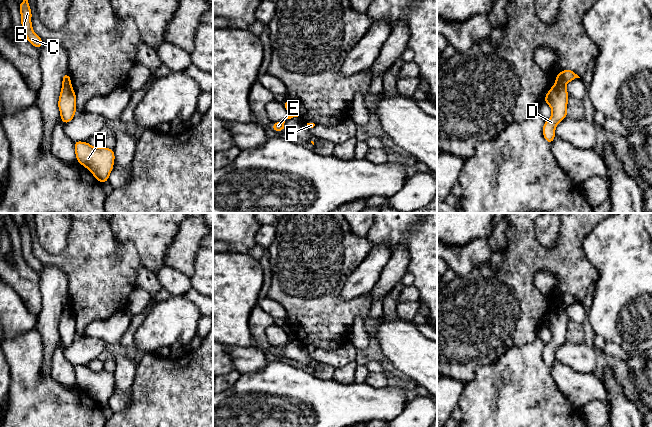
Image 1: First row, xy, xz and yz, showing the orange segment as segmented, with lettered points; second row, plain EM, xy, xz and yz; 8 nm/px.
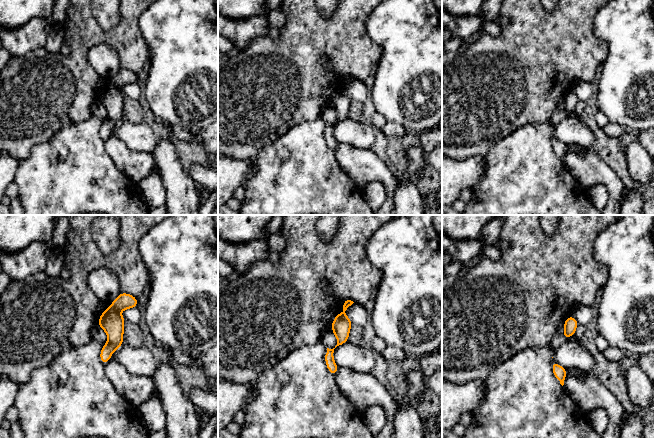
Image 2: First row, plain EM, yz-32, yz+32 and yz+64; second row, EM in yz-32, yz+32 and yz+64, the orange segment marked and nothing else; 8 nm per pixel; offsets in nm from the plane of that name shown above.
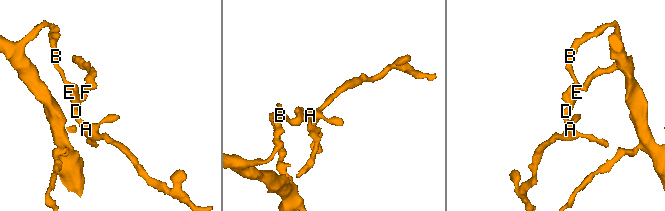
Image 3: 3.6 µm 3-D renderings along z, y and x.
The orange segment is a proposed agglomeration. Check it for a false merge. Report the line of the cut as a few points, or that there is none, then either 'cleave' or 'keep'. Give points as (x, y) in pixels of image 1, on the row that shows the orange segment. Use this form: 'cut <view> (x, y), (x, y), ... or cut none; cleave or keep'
cut yz (556, 82), (564, 85); cleave

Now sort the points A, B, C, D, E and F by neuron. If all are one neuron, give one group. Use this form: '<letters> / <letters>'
A D F / B C E

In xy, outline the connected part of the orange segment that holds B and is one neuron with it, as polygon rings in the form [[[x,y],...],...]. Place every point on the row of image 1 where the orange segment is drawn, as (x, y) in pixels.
[[[23,0],[19,4],[21,12],[21,24],[23,28],[23,33],[26,36],[27,40],[38,50],[40,50],[43,40],[35,34],[32,29],[31,16],[32,12],[28,3],[28,0]]]

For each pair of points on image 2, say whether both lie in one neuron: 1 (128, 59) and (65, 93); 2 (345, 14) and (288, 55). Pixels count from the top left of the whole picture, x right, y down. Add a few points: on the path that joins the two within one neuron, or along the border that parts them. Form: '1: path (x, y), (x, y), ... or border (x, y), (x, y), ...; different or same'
1: path (109, 39), (92, 39), (79, 52), (74, 70); same
2: path (331, 28), (323, 36), (310, 36), (302, 44); same

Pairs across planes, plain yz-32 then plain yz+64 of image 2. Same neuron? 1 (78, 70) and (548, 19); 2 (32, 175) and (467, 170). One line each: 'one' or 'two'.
1: one
2: two

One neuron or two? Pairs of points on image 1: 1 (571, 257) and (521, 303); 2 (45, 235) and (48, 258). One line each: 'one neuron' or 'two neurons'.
1: one neuron
2: two neurons

